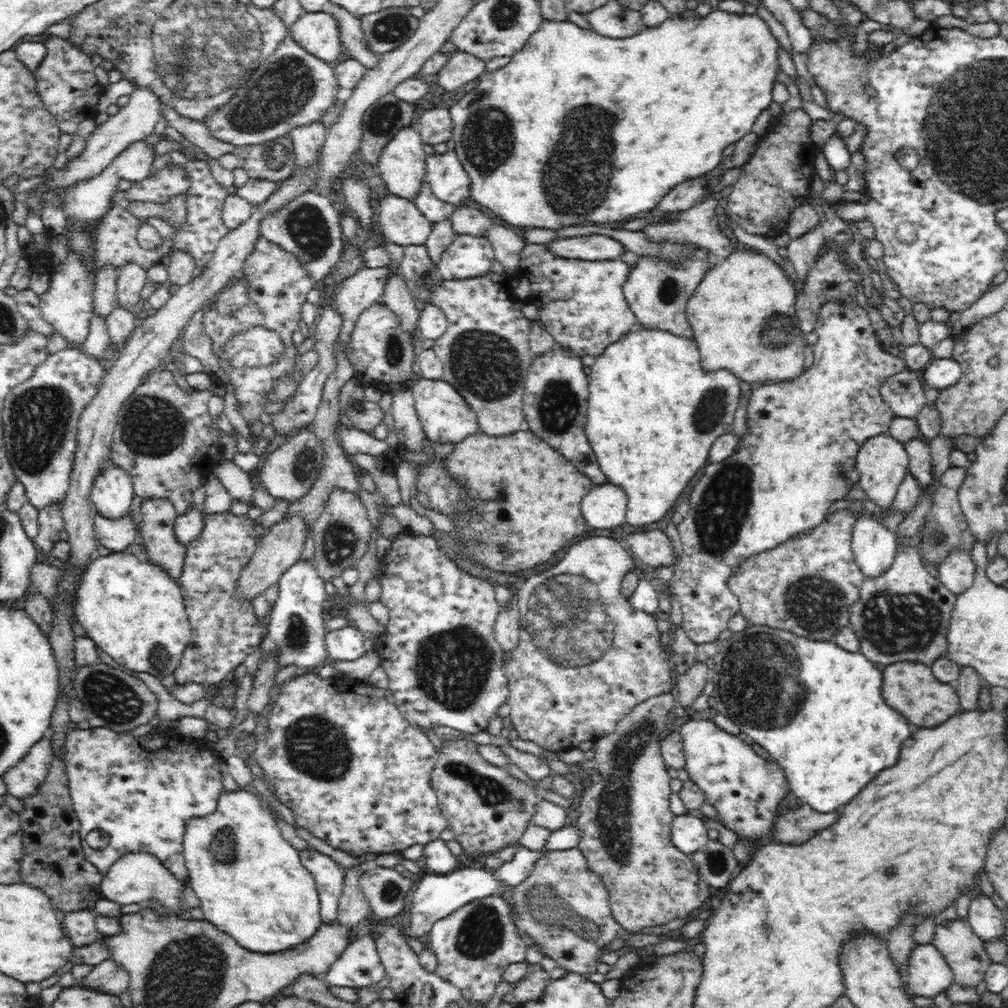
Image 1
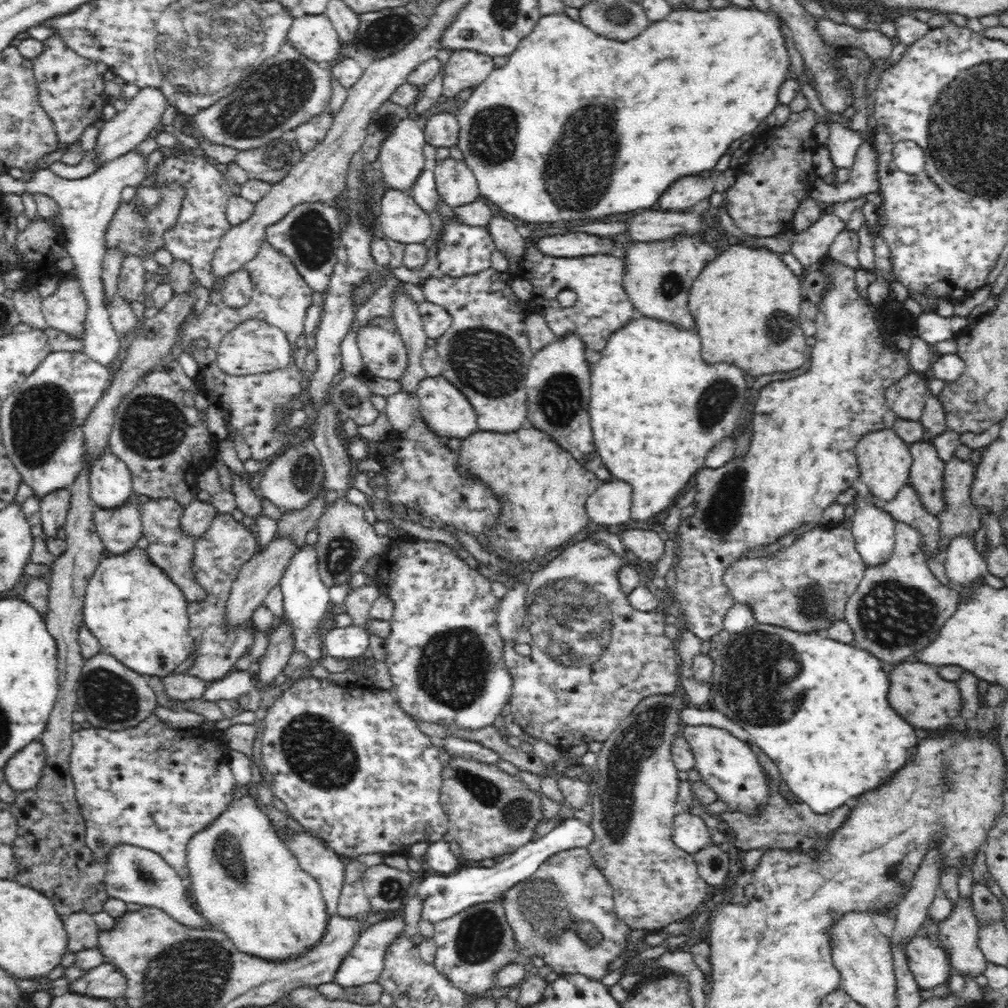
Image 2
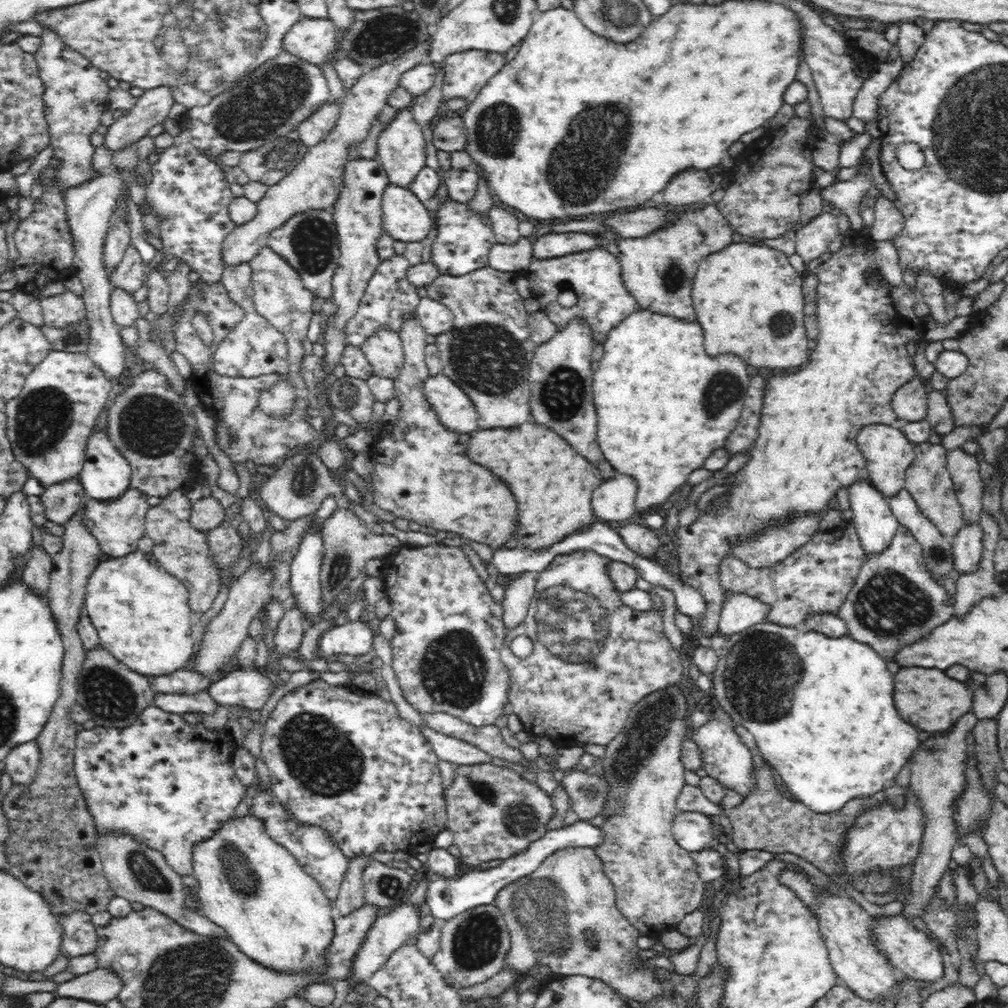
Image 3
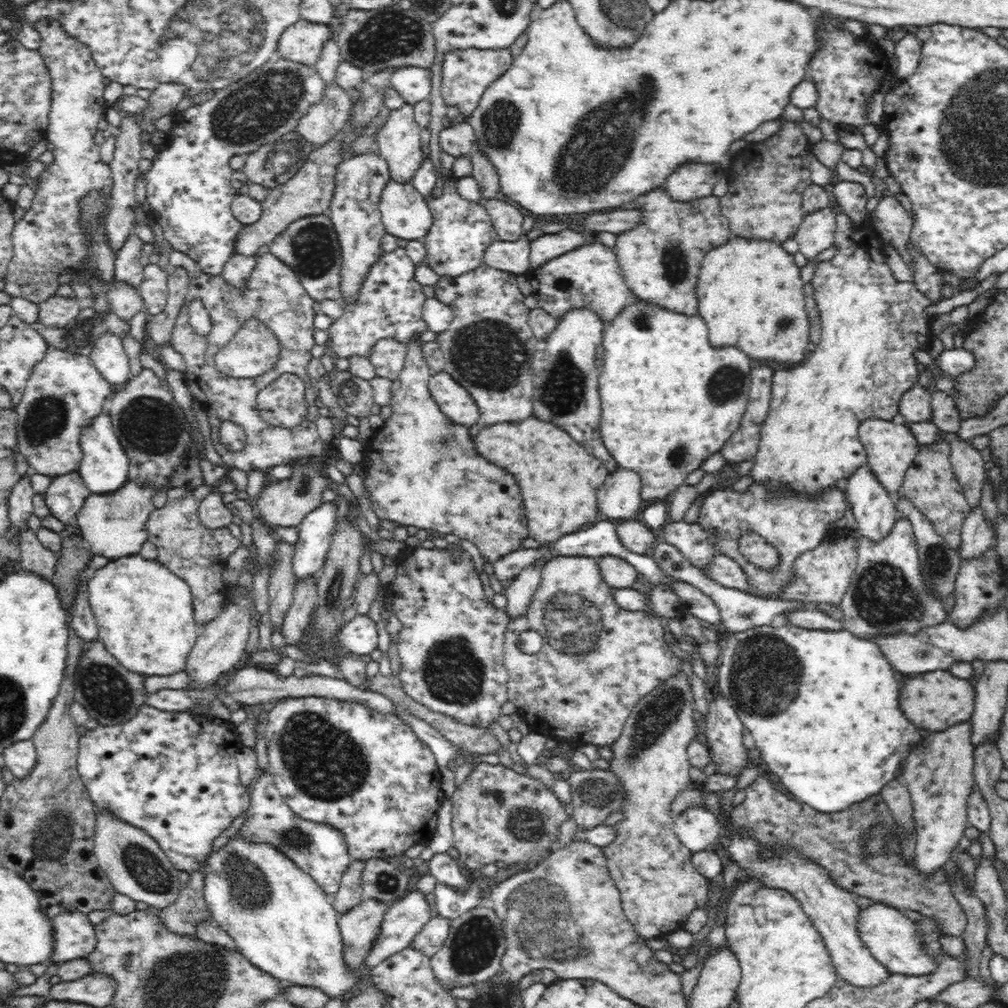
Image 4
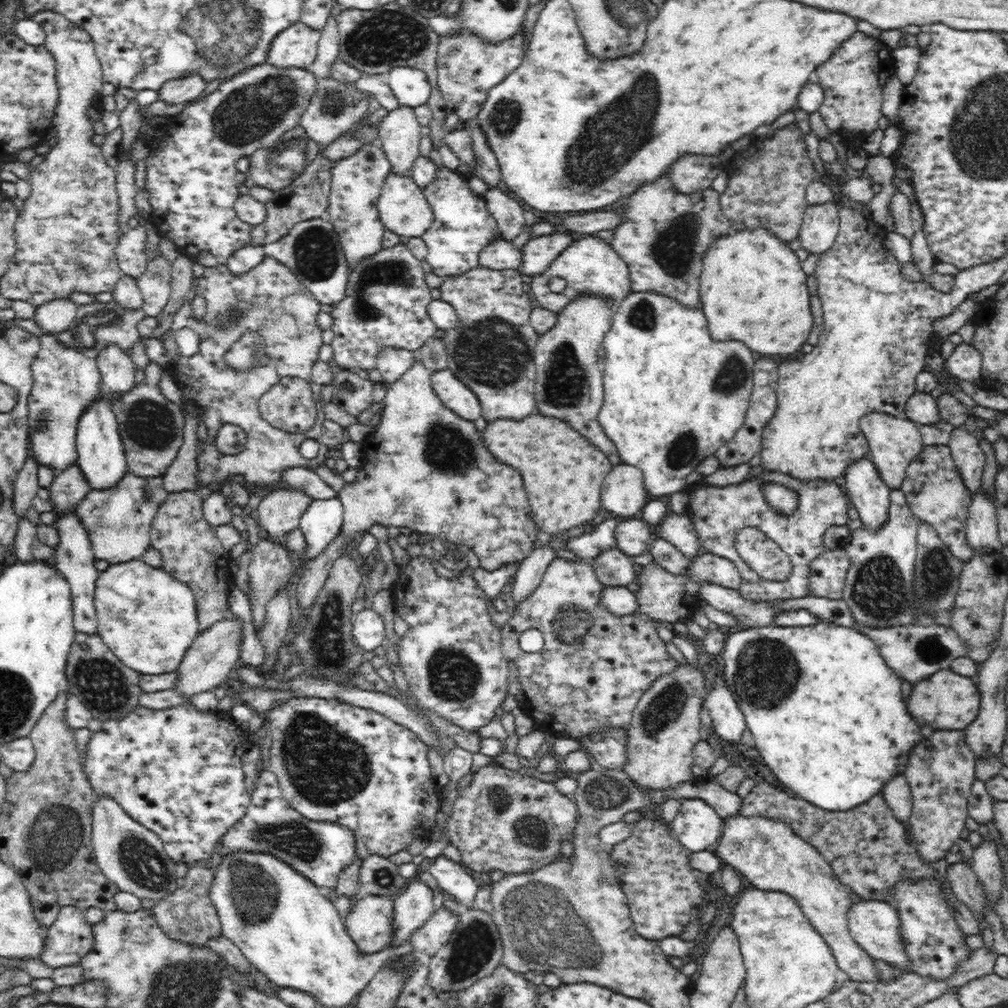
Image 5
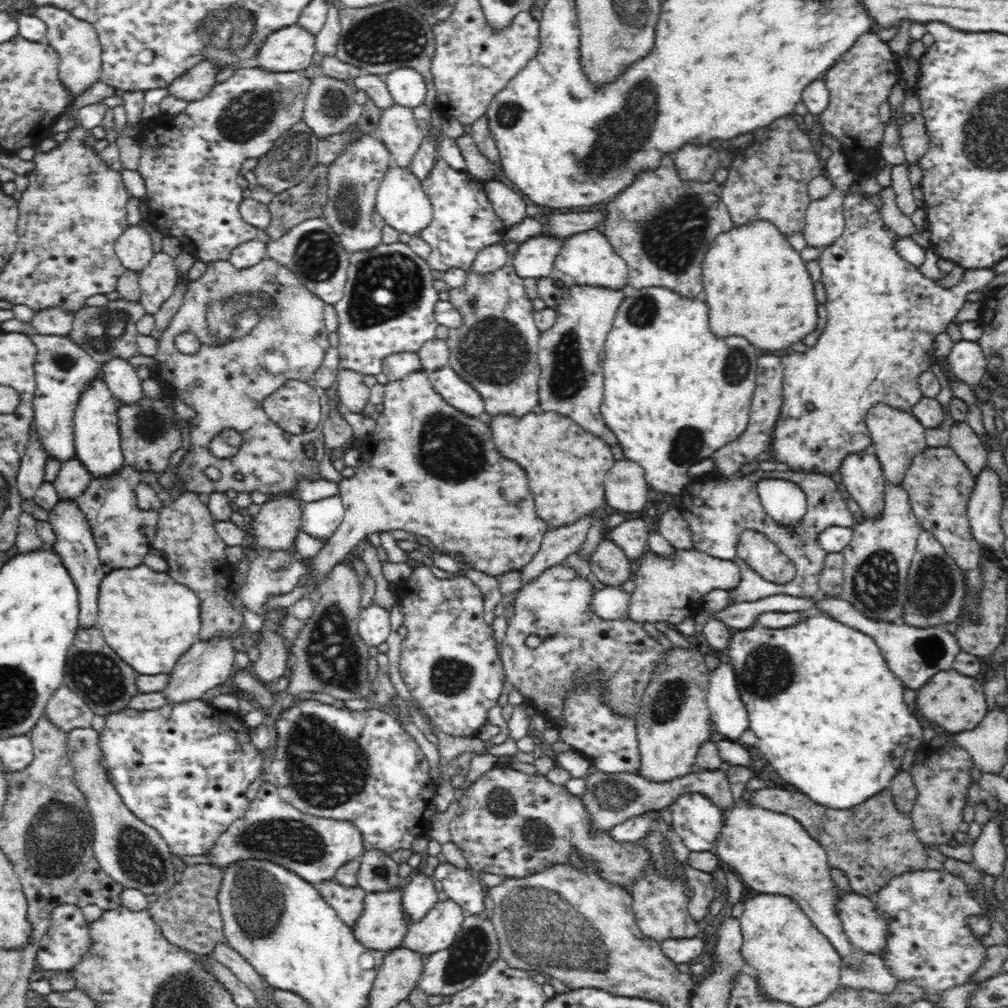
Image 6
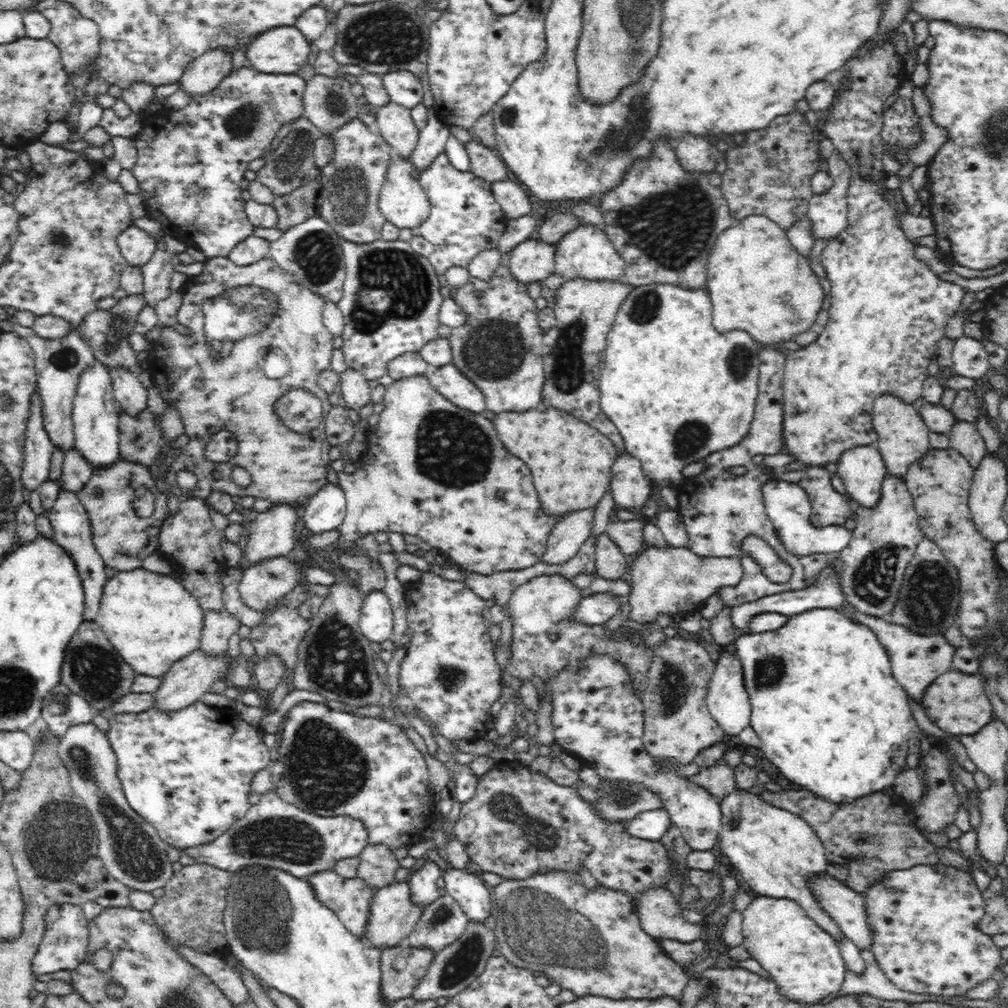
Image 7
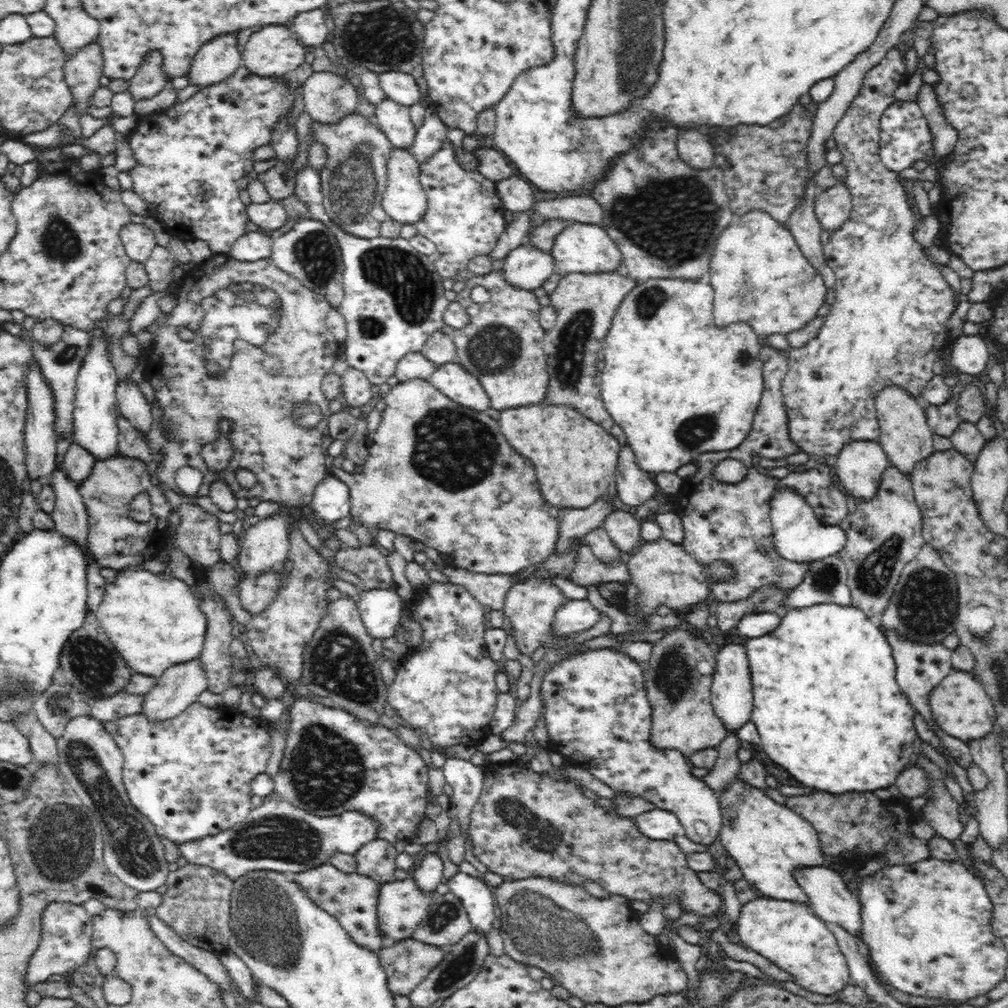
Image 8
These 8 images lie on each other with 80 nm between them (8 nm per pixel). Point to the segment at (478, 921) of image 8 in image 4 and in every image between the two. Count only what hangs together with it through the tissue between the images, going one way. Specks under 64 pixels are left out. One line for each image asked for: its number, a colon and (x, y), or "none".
4: (448, 871)
5: (453, 880)
6: (459, 884)
7: (474, 896)

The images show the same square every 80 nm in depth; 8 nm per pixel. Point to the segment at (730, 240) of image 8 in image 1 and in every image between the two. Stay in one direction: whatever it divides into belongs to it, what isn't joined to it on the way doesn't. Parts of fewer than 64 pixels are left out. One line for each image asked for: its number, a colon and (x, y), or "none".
1: (729, 311)
2: (730, 300)
3: (736, 291)
4: (749, 292)
5: (752, 288)
6: (754, 282)
7: (756, 279)

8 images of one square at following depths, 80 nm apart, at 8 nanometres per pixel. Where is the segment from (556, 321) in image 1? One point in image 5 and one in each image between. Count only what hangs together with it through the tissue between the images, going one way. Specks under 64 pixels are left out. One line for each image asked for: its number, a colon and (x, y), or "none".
2: (602, 306)
3: (595, 275)
4: (590, 275)
5: (589, 265)

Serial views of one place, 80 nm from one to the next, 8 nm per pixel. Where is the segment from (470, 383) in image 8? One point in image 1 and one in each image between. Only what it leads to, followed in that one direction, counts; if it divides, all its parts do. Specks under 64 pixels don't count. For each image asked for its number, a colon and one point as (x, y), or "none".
1: (445, 416)
2: (444, 406)
3: (455, 410)
4: (454, 399)
5: (459, 398)
6: (447, 384)
7: (448, 380)

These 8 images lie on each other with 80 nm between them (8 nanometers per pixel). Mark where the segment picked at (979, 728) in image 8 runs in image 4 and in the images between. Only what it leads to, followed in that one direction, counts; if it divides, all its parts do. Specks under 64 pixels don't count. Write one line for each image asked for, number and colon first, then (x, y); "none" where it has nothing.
4: (942, 700)
5: (946, 700)
6: (950, 700)
7: (957, 702)

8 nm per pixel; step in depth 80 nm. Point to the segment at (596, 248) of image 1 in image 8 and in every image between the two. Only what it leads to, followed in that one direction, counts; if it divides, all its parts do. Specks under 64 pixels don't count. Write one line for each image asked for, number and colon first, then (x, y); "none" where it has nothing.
2: (570, 244)
3: (552, 245)
4: (546, 247)
5: (539, 252)
6: (535, 257)
7: (531, 261)
8: (526, 267)

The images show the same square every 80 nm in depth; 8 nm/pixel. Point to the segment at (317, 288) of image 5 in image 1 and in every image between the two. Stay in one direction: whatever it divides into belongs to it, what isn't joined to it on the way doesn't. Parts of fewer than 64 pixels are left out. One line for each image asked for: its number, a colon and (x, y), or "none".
1: (308, 227)
2: (308, 235)
3: (308, 241)
4: (310, 245)

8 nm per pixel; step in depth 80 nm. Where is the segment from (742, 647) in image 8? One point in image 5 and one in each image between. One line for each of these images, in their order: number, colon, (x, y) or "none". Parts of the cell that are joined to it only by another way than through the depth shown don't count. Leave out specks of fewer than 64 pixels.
5: (728, 722)
6: (730, 717)
7: (728, 702)

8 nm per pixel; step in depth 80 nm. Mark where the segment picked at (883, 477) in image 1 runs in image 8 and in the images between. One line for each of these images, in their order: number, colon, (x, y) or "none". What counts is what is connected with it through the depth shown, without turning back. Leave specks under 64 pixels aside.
2: (884, 458)
3: (888, 454)
4: (890, 448)
5: (893, 443)
6: (898, 436)
7: (903, 437)
8: (905, 434)

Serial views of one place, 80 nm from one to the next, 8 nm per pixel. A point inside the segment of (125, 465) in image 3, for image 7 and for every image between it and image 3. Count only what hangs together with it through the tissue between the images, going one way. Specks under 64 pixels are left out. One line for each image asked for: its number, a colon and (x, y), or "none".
4: (104, 468)
5: (101, 457)
6: (96, 425)
7: (96, 414)

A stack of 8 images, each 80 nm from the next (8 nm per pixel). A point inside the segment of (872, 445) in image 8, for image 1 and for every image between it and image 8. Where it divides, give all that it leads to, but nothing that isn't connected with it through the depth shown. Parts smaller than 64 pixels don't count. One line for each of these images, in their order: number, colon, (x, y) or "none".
1: (874, 546)
2: (873, 528)
3: (874, 521)
4: (873, 506)
5: (870, 495)
6: (862, 474)
7: (862, 469)

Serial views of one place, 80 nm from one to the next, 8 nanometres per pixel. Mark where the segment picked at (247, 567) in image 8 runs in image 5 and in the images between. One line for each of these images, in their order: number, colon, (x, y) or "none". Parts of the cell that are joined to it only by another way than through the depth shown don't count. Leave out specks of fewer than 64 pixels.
5: (279, 513)
6: (276, 525)
7: (272, 534)

